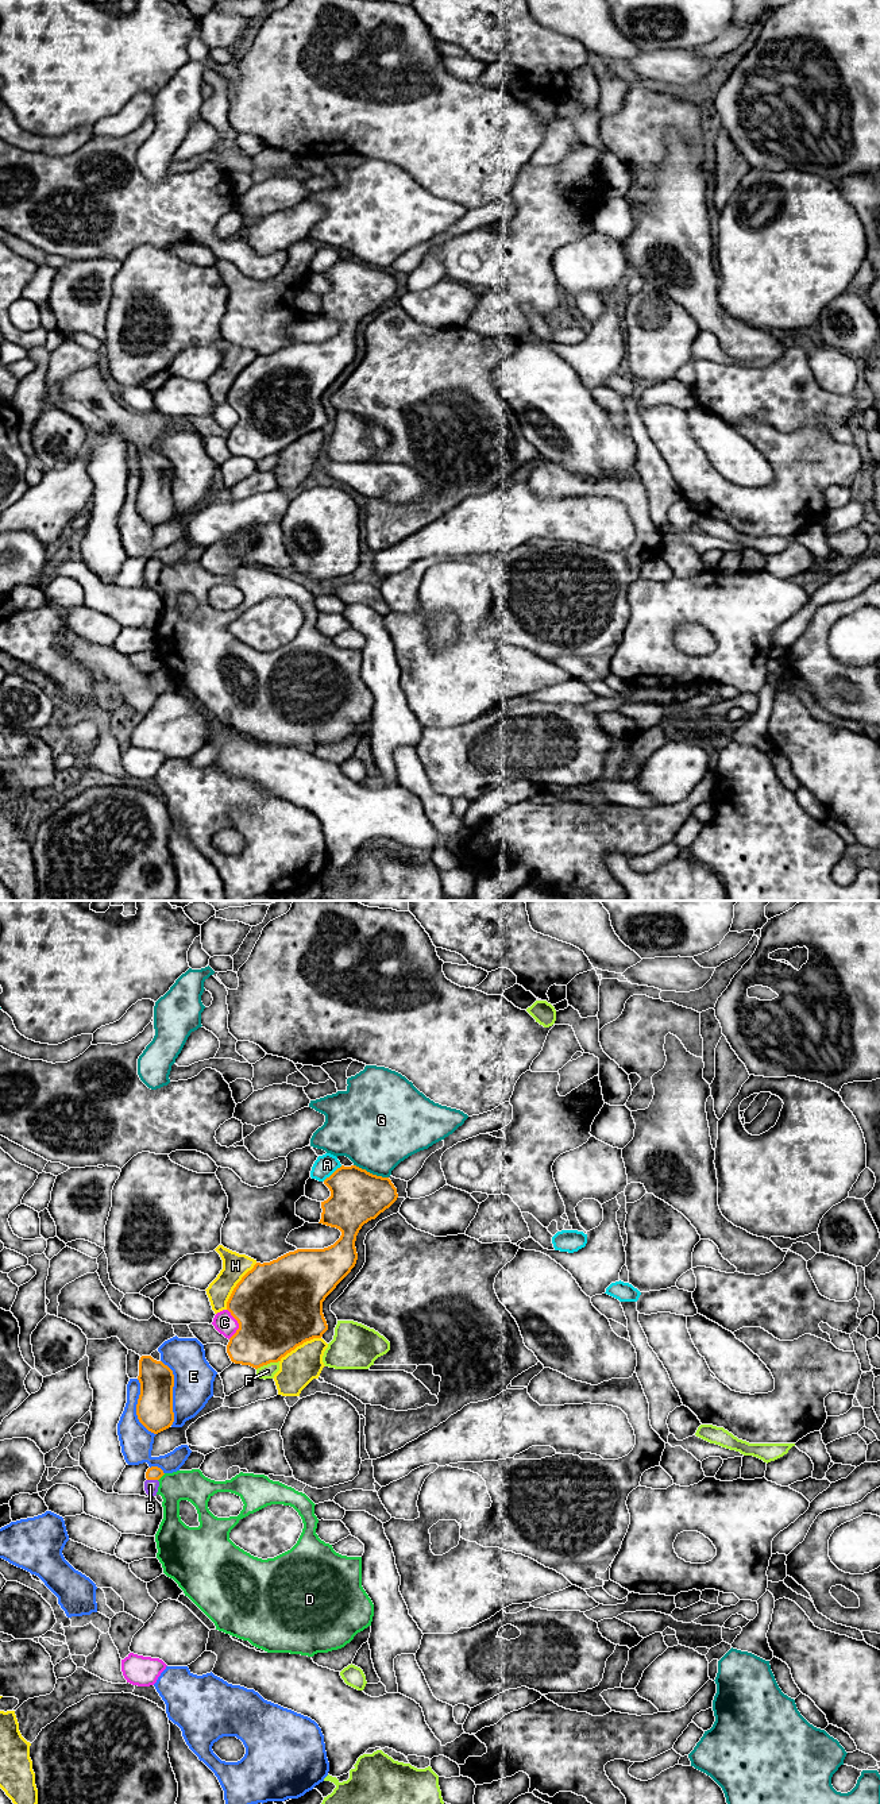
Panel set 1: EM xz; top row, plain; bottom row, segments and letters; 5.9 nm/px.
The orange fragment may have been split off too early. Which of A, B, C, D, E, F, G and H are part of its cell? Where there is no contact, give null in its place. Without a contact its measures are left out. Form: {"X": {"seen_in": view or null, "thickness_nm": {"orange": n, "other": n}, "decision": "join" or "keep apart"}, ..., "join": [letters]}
{"A": {"seen_in": "xz", "thickness_nm": {"orange": 320, "other": 120}, "decision": "keep apart"}, "B": {"seen_in": "xz", "thickness_nm": {"orange": 80, "other": 80}, "decision": "join"}, "C": {"seen_in": "xz", "thickness_nm": {"orange": 500, "other": 120}, "decision": "keep apart"}, "D": {"seen_in": "xz", "thickness_nm": {"orange": 80, "other": 190}, "decision": "keep apart"}, "E": {"seen_in": "xz", "thickness_nm": {"orange": 220, "other": 240}, "decision": "keep apart"}, "F": {"seen_in": "xz", "thickness_nm": {"orange": 400, "other": 80}, "decision": "keep apart"}, "G": {"seen_in": "xz", "thickness_nm": {"orange": 320, "other": 460}, "decision": "keep apart"}, "H": {"seen_in": "xz", "thickness_nm": {"orange": 500, "other": 150}, "decision": "keep apart"}, "join": ["B"]}

